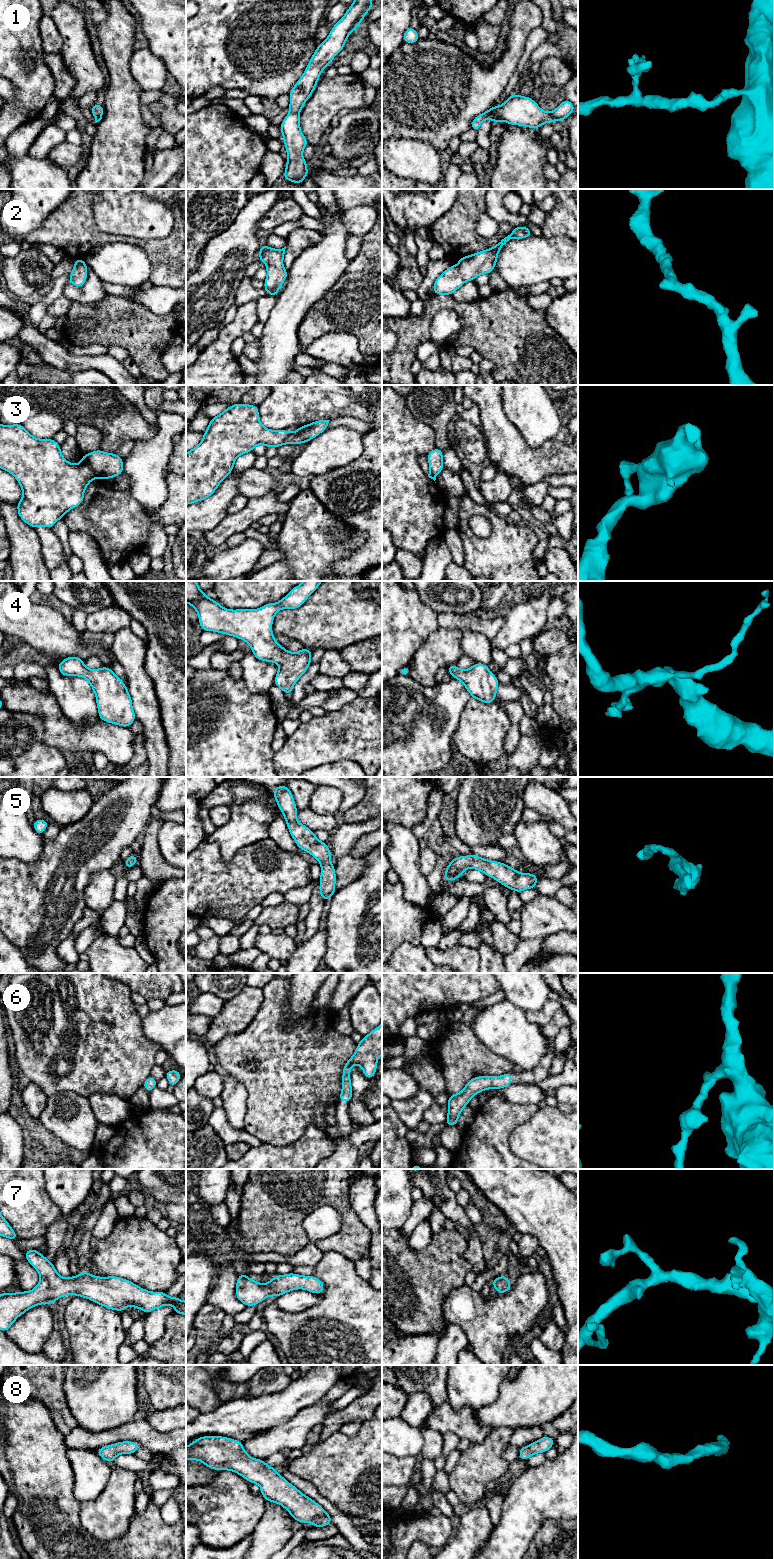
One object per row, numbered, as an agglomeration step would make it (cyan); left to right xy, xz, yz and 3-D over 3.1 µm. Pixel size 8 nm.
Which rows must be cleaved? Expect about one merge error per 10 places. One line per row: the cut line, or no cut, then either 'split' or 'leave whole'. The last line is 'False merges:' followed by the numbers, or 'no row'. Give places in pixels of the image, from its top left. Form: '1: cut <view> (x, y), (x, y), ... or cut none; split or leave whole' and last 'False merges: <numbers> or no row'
1: cut none; leave whole
2: cut none; leave whole
3: cut xy (82, 461), (91, 467), (96, 476); split
4: cut none; leave whole
5: cut none; leave whole
6: cut none; leave whole
7: cut none; leave whole
8: cut none; leave whole
False merges: 3

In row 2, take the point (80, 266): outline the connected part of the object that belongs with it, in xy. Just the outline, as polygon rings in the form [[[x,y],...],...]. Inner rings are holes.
[[[80,257],[74,259],[74,261],[75,261],[75,265],[70,274],[68,283],[71,283],[76,287],[82,287],[87,280],[88,265]]]

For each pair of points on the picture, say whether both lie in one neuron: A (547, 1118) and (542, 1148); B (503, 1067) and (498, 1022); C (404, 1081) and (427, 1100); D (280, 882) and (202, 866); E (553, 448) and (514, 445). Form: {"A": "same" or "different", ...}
{"A": "same", "B": "different", "C": "different", "D": "same", "E": "same"}

